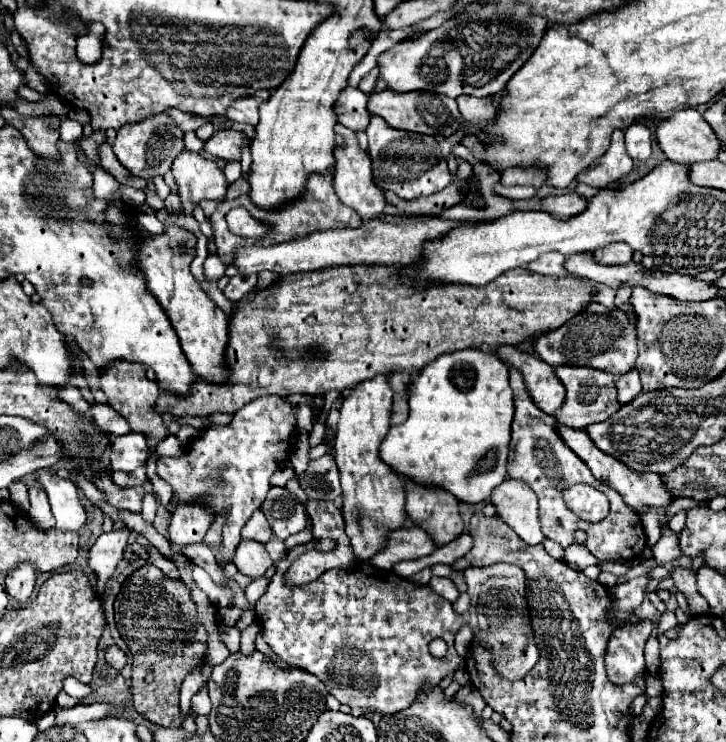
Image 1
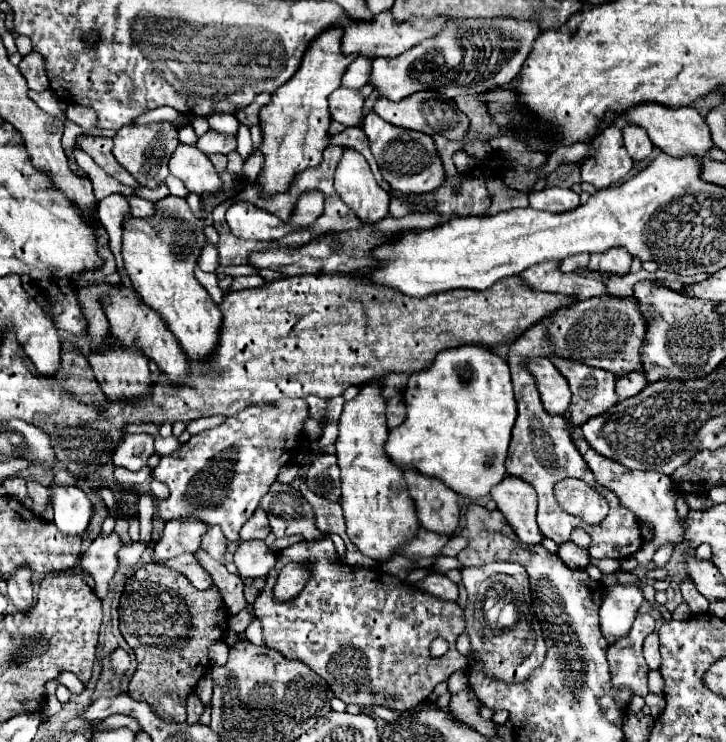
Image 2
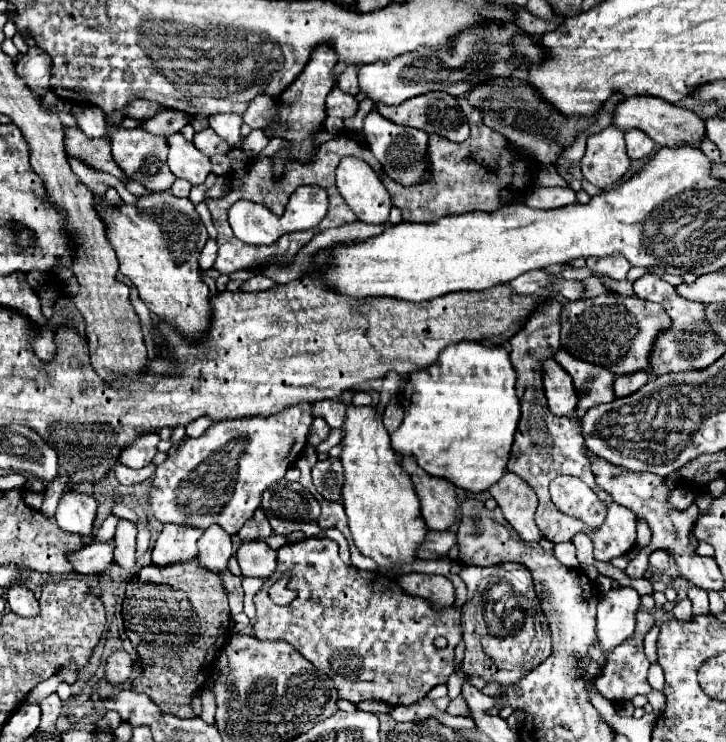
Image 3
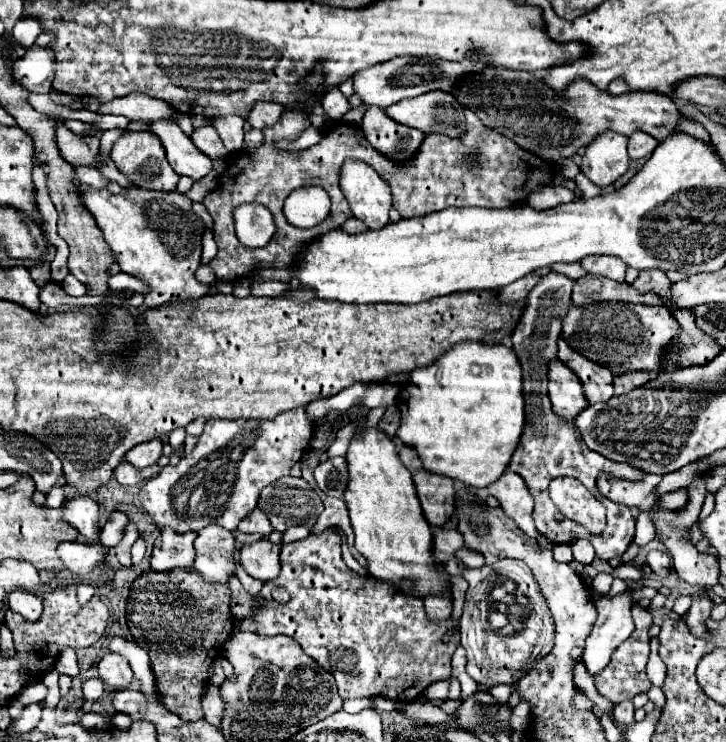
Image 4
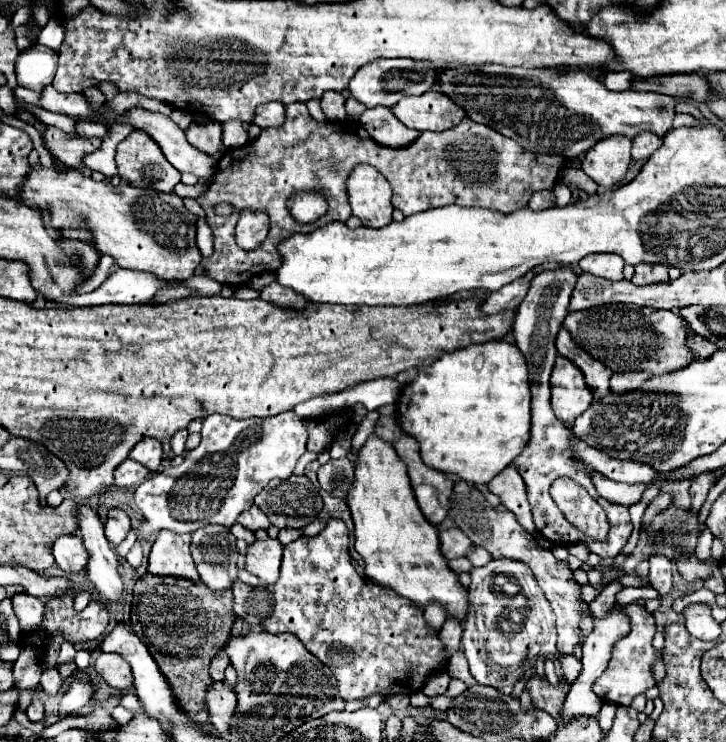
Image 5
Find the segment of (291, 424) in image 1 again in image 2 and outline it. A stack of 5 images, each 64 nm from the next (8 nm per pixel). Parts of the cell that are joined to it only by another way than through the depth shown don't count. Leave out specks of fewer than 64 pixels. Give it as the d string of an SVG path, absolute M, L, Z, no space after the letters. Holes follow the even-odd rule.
M300 398L262 402L234 414L222 426L192 436L172 456L160 458L160 464L154 468L154 478L170 488L170 498L158 504L162 518L198 516L208 526L218 524L228 542L240 540L238 532L242 524L254 514L280 468L294 462L306 418L308 404Z

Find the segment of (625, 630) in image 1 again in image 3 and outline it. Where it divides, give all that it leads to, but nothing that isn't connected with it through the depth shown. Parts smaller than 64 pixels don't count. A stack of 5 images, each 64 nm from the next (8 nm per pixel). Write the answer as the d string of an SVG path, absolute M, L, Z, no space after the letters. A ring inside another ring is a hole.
M638 610L636 614L636 630L634 634L623 642L621 645L616 646L608 656L607 664L598 677L598 680L594 683L596 689L604 698L612 700L612 702L624 702L624 700L630 700L634 698L636 694L648 694L652 688L646 680L646 674L648 674L648 668L650 668L650 662L648 658L644 656L644 636L648 634L648 630L654 626L654 618L652 614L648 614L646 610Z

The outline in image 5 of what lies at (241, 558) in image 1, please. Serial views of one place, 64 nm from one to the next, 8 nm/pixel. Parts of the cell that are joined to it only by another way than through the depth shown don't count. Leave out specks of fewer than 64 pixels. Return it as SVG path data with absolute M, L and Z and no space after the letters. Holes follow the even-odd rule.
M256 540L246 550L246 570L264 584L274 584L280 576L282 544L278 540Z

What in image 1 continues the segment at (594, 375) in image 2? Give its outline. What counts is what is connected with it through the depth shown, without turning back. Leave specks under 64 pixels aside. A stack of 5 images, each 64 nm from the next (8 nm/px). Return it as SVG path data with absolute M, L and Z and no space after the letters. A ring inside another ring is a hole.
M558 366L556 376L566 388L564 406L560 406L560 410L556 410L554 414L556 422L566 424L570 428L584 428L608 420L612 414L616 414L616 408L620 408L616 400L616 386L614 386L616 376L592 368L578 368L578 366Z

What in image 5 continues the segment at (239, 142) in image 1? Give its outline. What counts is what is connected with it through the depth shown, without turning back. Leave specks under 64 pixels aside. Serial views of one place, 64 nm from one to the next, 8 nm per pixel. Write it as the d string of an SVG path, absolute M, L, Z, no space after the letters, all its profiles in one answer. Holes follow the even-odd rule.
M210 120L208 124L190 124L190 128L186 130L186 138L192 146L196 146L198 150L210 154L212 158L220 160L224 154L224 146L222 146L222 128L216 120Z

